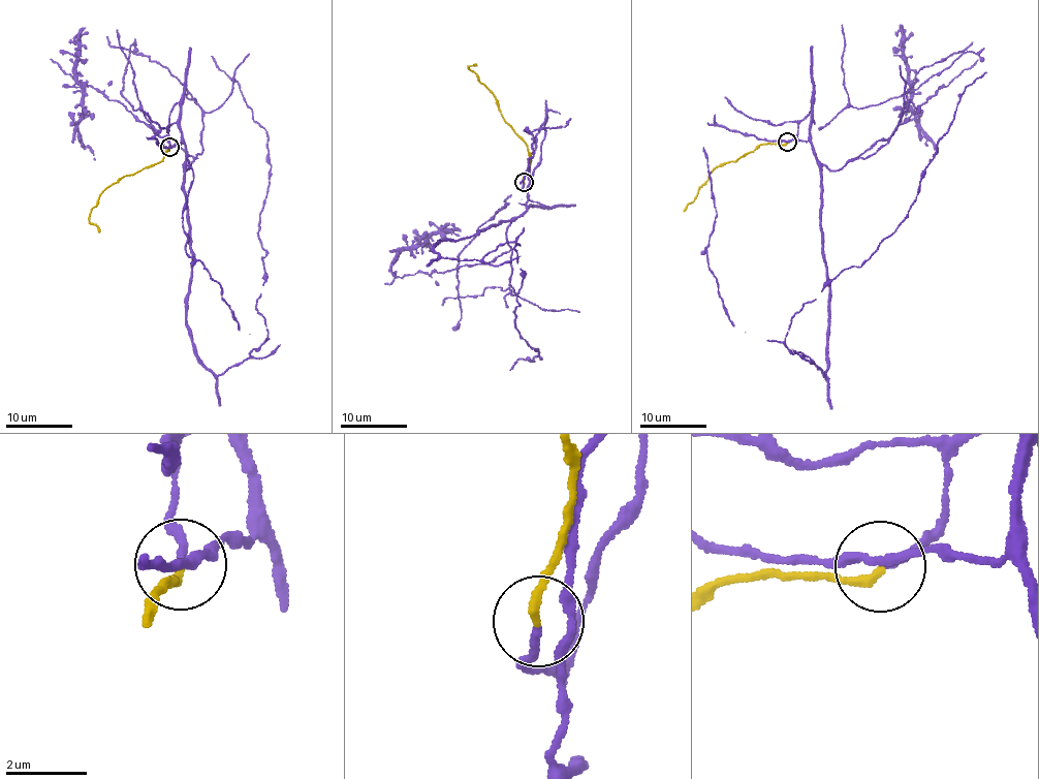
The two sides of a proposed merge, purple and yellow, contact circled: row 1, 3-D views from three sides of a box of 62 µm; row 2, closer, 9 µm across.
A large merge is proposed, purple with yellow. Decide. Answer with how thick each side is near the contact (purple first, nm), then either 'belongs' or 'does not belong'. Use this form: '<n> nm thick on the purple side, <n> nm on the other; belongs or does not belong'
130 nm thick on the purple side, 220 nm on the other; belongs

